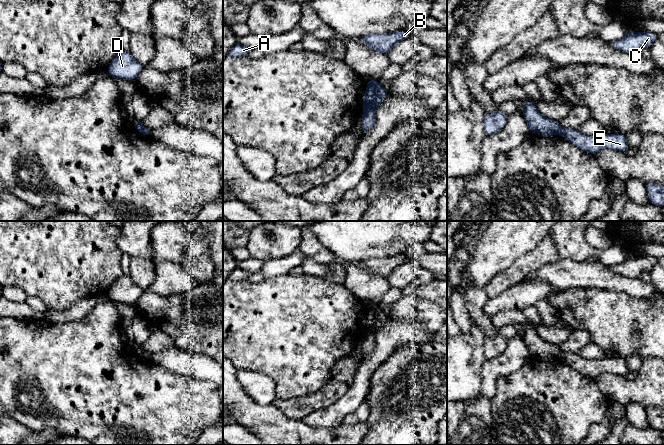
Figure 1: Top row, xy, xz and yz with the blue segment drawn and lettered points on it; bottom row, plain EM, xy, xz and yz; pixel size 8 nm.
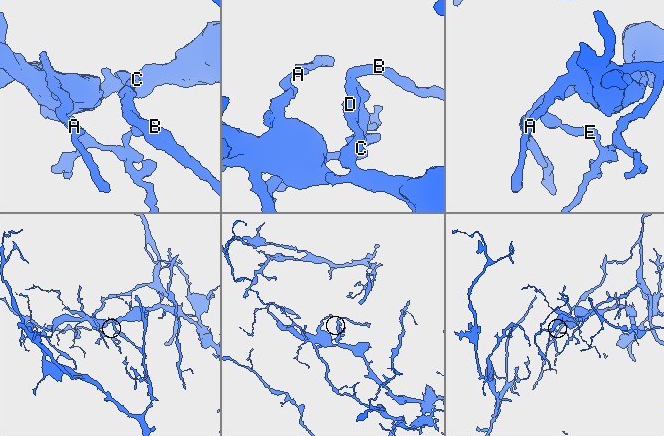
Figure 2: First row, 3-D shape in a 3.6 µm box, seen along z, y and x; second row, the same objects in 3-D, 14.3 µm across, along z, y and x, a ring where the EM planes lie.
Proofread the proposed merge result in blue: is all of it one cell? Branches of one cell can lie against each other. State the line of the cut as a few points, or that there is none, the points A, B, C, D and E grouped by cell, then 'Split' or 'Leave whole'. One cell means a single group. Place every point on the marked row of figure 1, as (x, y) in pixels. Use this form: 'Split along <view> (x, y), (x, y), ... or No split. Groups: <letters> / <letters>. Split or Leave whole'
Split along xz (374, 109), (364, 112). Groups: A B C D / E. Split

